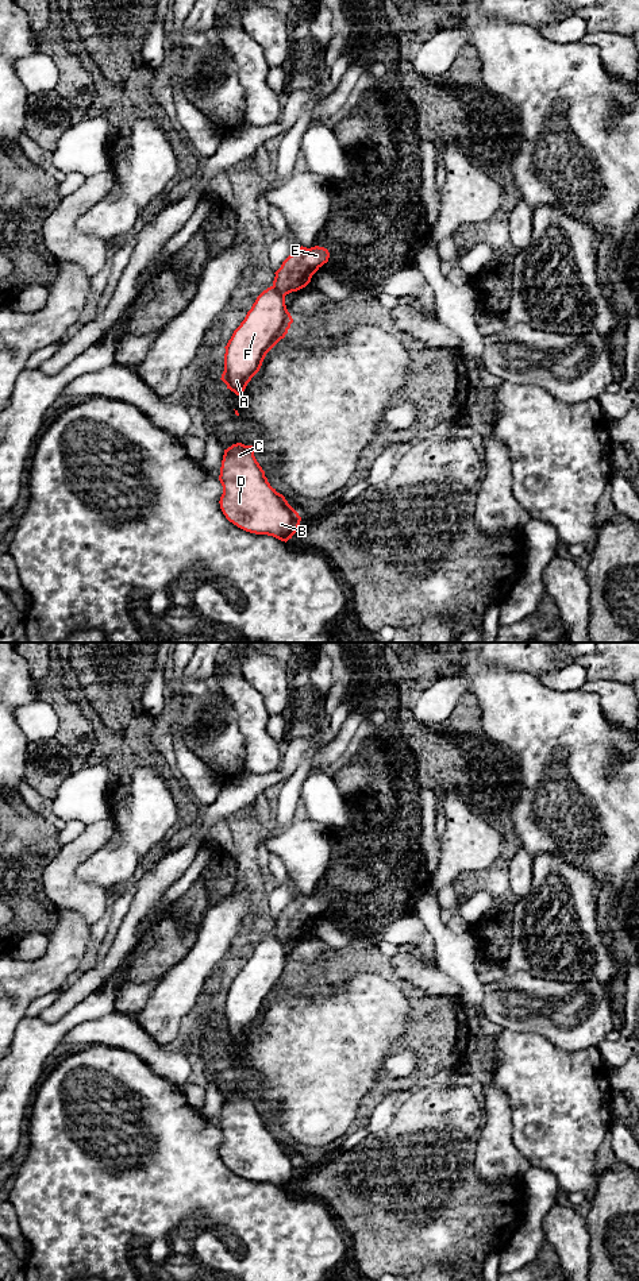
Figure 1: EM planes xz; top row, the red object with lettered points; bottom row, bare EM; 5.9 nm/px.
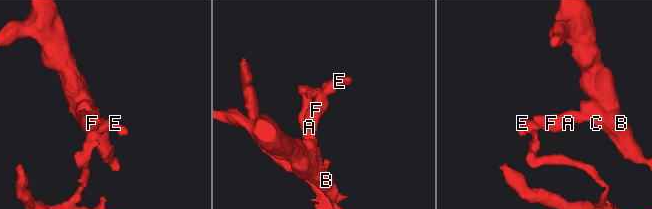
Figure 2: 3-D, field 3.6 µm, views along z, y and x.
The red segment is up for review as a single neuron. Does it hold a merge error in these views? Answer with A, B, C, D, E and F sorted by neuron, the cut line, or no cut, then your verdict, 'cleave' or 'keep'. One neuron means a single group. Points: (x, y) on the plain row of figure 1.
groups A B C D F / E; cut xz (272, 934), (284, 944); cleave

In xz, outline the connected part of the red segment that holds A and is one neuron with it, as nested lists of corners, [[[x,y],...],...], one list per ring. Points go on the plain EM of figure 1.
[[[273,934],[263,938],[234,979],[224,1002],[222,1029],[236,1043],[259,1019],[266,1002],[288,981],[293,966],[285,944]]]

